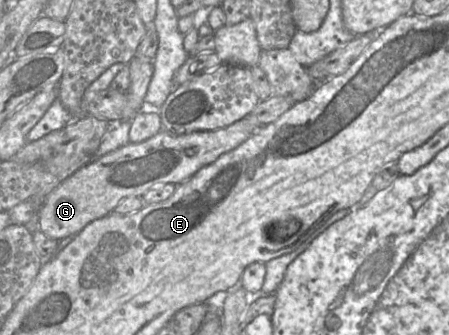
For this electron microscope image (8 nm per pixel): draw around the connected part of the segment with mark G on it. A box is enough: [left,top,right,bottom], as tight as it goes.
[38,117,258,240]

